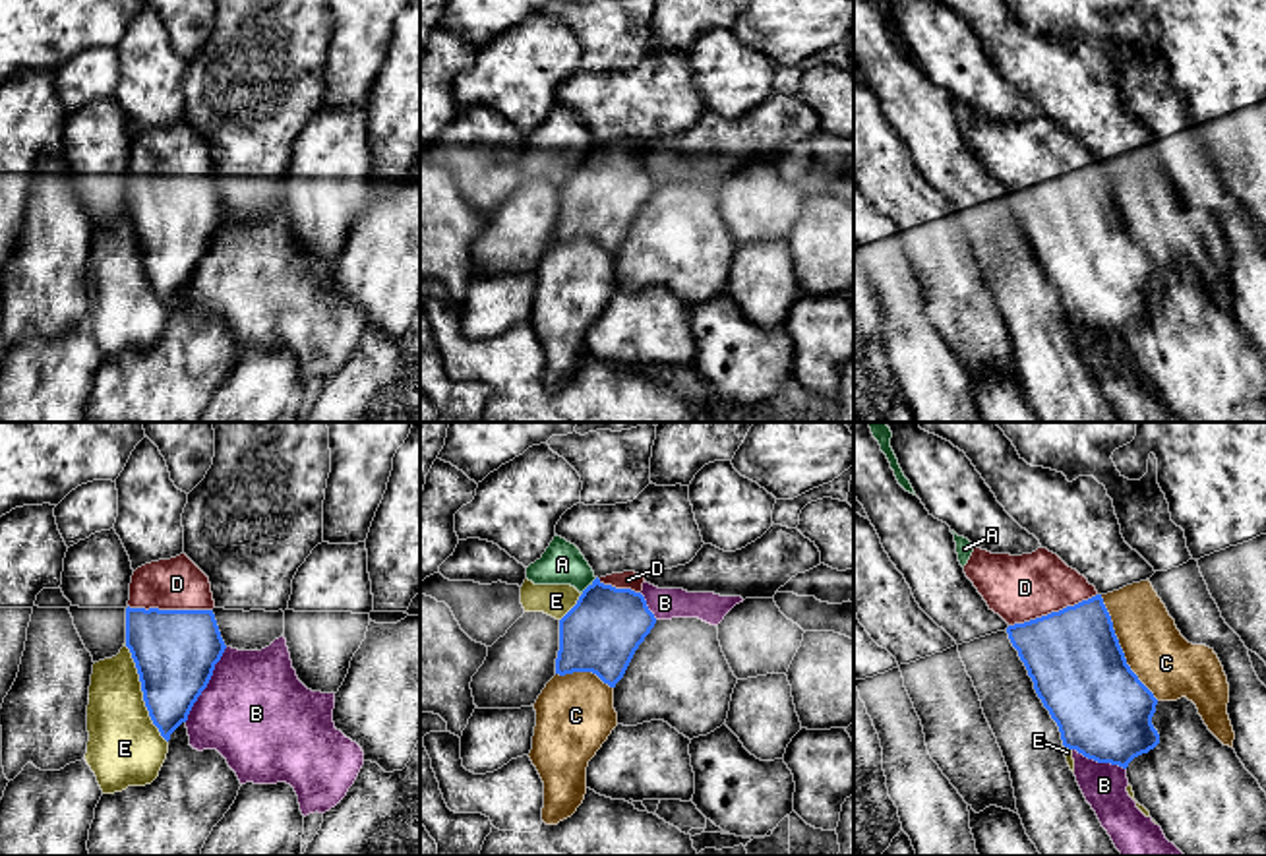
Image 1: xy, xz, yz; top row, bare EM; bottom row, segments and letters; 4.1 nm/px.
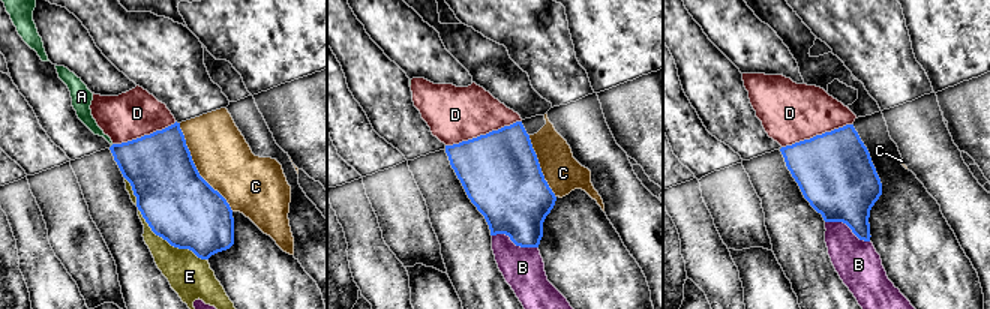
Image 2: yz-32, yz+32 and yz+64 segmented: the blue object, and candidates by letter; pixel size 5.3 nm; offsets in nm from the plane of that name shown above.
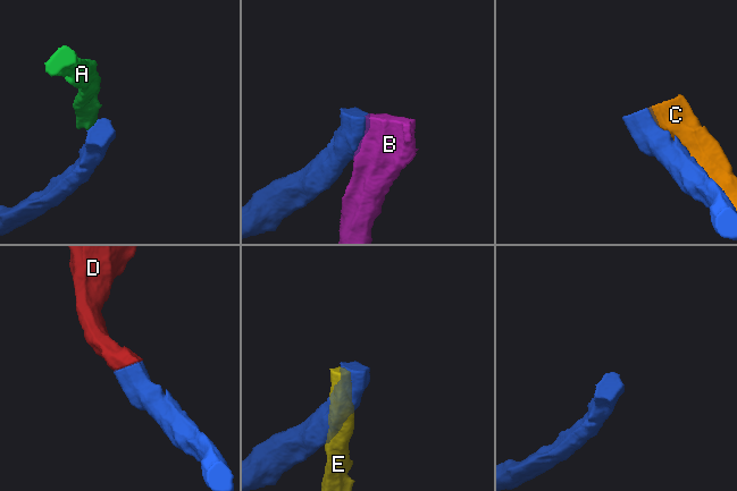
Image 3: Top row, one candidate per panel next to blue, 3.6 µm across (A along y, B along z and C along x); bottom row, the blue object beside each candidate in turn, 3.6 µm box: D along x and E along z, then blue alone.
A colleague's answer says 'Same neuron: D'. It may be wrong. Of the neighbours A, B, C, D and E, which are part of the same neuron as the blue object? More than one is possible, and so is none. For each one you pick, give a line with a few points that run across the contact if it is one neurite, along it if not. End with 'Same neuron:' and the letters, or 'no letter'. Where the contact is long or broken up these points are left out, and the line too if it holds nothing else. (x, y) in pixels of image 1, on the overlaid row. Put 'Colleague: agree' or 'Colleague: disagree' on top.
Colleague: agree
Same neuron: D

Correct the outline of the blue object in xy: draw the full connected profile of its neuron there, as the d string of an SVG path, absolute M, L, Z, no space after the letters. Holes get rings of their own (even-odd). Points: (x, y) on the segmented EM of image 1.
M186 554L145 564L132 575L126 647L136 662L149 717L166 742L188 720L226 649L213 608L209 577Z

